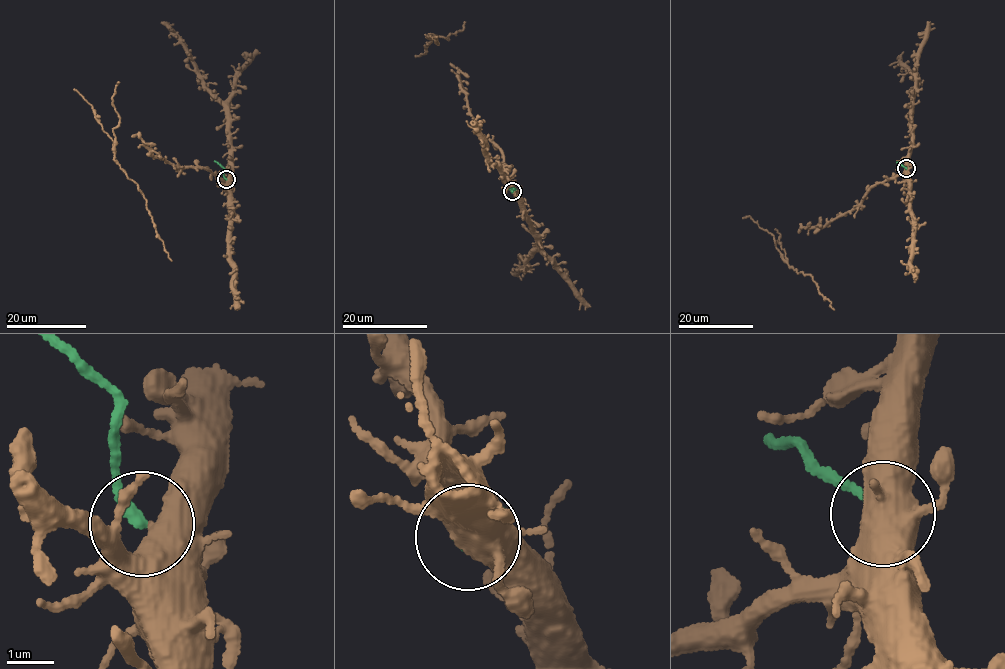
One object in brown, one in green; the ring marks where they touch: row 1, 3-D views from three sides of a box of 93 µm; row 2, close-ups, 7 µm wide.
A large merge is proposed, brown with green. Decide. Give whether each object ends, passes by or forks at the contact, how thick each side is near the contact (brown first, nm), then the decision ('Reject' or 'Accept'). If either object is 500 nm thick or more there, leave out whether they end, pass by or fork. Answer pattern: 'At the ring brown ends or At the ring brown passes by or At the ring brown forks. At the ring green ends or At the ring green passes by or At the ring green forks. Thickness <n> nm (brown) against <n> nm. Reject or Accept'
Thickness 700 nm (brown) against 280 nm. Reject

